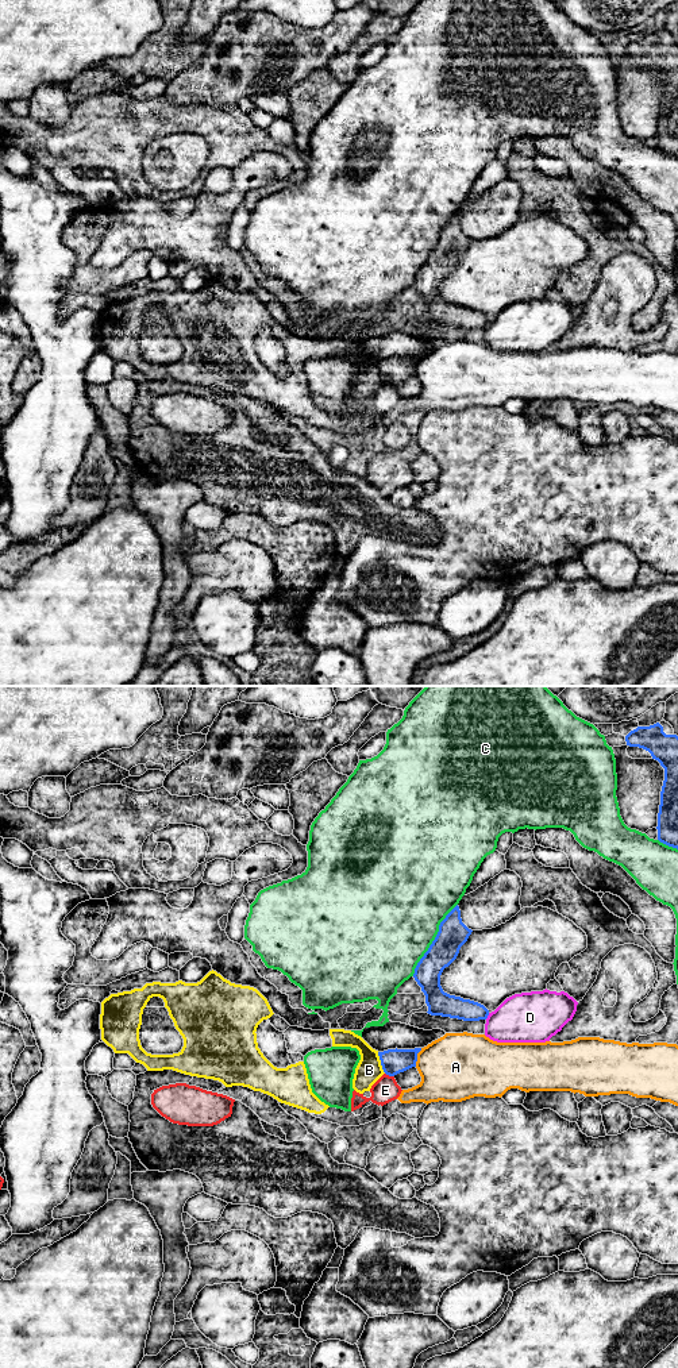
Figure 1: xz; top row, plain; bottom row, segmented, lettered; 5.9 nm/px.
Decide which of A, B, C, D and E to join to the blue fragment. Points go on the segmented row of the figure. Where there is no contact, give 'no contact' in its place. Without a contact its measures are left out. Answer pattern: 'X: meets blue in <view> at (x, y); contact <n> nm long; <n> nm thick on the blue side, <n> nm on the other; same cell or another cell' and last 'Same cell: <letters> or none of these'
A: meets blue in xz at (416, 1058); contact 120 nm long; 150 nm thick on the blue side, 400 nm on the other; another cell
B: meets blue in xz at (381, 1063); contact 140 nm long; 150 nm thick on the blue side, 160 nm on the other; another cell
C: meets blue in xz at (434, 940); contact 500 nm long; 180 nm thick on the blue side, 480 nm on the other; another cell
D: meets blue in xz at (488, 1014); contact 50 nm long; 130 nm thick on the blue side, 300 nm on the other; another cell
E: meets blue in xz at (389, 1075); contact 60 nm long; 150 nm thick on the blue side, 150 nm on the other; another cell
Same cell: none of these

